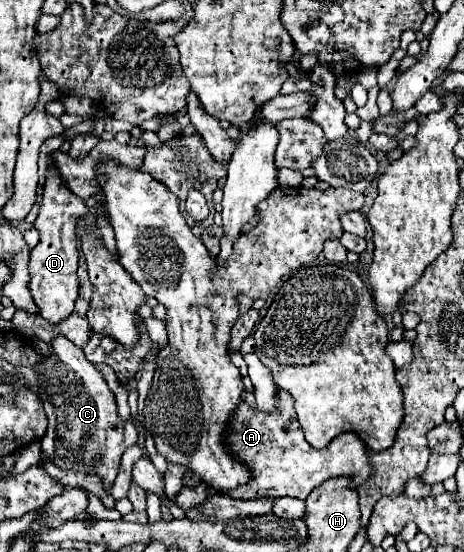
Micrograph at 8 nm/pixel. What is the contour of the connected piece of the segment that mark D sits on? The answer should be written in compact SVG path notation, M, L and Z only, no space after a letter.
M48 167L44 195L34 227L40 231L40 243L30 251L30 283L28 289L38 307L38 315L50 323L60 323L70 317L74 303L78 299L80 281L78 281L78 243L76 243L76 223L82 215L88 213L88 207L82 199L74 197L70 189L62 183L62 177L54 167Z

